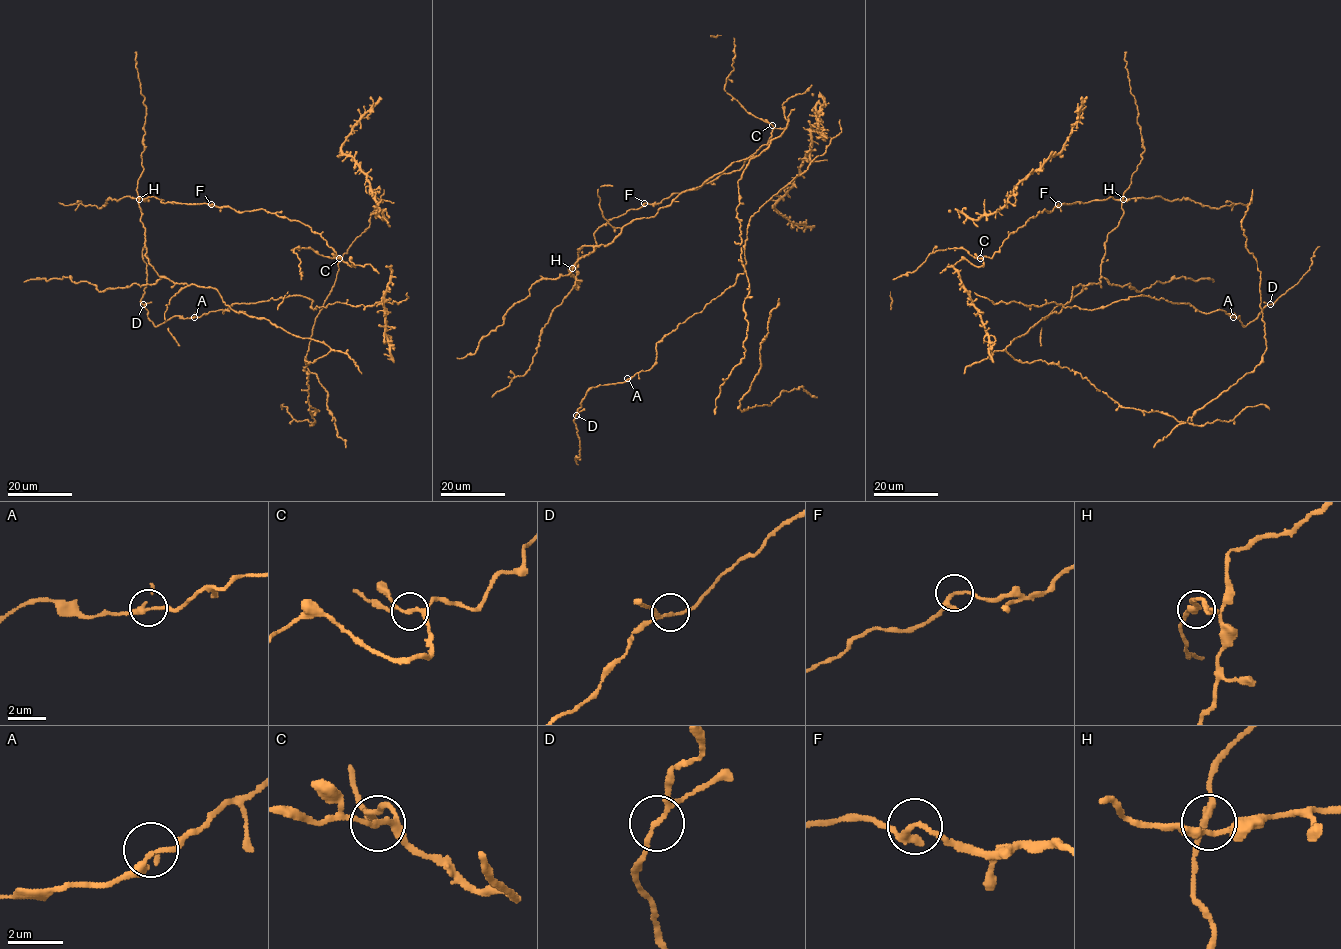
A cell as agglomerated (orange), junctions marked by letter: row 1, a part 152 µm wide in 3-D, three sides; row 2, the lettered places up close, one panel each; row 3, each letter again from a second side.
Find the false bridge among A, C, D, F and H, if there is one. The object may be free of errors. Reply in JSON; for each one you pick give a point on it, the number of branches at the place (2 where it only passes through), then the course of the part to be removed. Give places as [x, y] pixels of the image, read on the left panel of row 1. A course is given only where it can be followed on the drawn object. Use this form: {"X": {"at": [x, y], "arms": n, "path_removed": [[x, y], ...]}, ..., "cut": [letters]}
{"cut": []}

